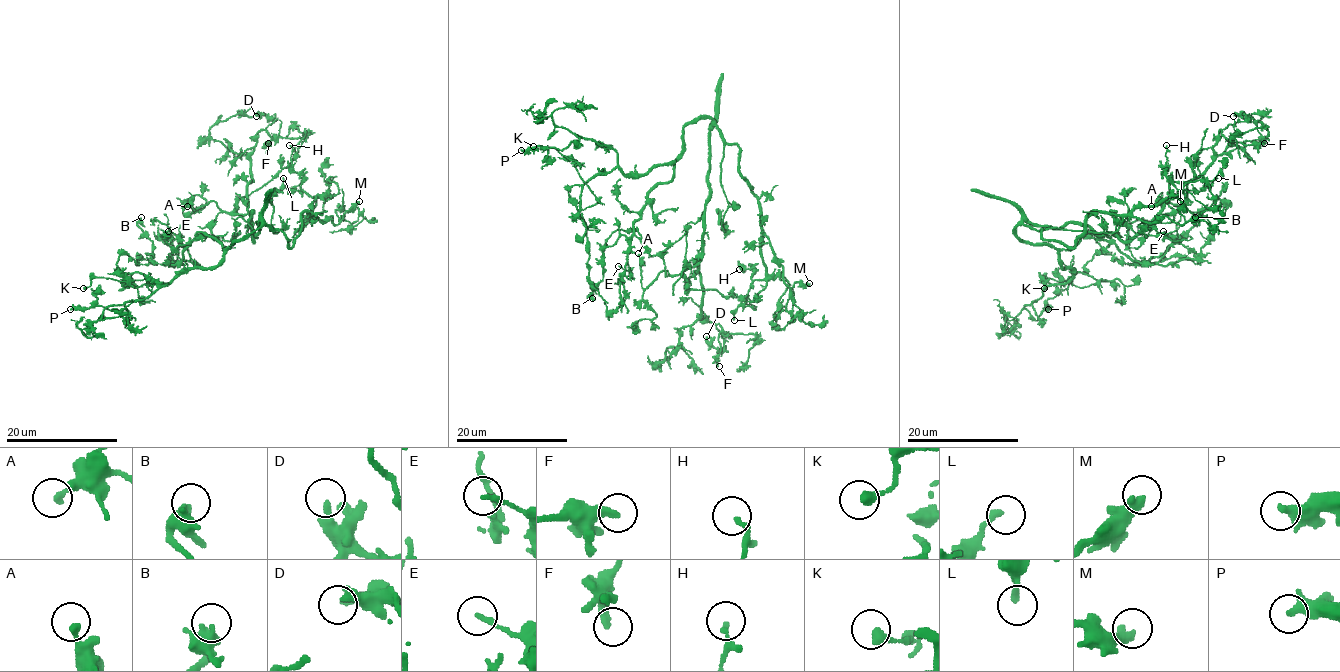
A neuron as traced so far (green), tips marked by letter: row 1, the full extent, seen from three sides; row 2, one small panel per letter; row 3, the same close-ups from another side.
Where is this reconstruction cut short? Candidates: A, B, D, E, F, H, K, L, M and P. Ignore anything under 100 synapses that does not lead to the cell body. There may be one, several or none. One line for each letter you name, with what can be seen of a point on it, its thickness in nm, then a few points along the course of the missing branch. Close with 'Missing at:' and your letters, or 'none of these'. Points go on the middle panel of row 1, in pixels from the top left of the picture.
Missing at: none of these

